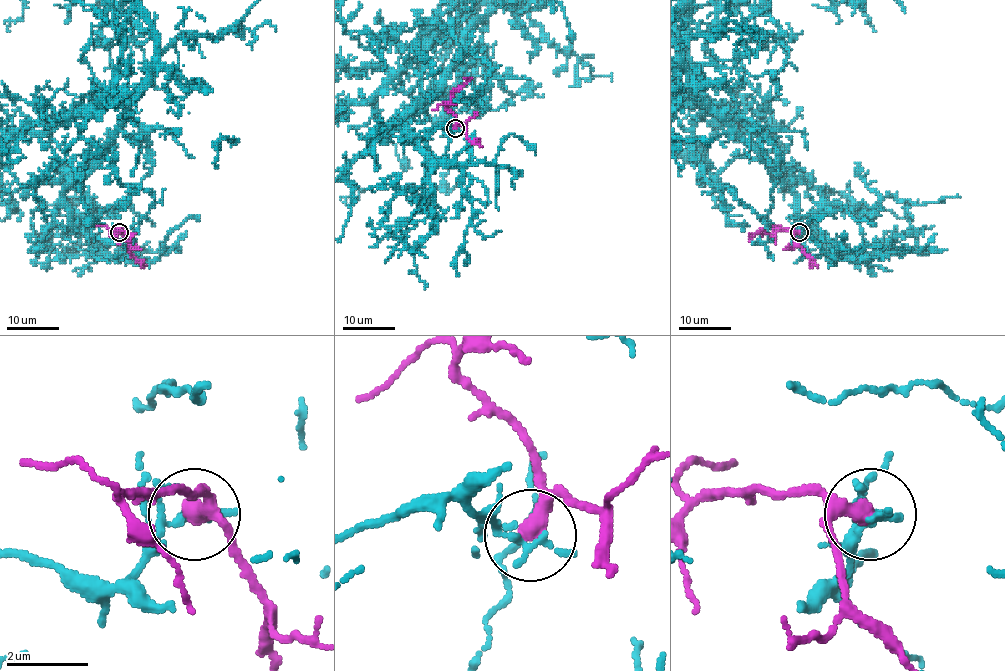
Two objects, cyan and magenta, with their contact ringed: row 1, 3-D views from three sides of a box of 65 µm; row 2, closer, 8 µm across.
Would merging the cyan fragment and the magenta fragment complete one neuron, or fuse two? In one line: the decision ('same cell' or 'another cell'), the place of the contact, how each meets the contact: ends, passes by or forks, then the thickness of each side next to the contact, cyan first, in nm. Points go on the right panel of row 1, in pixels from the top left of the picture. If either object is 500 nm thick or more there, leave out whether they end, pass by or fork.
another cell; place (799, 232); cyan ends; magenta passes by; calibres 240 and 320 nm

